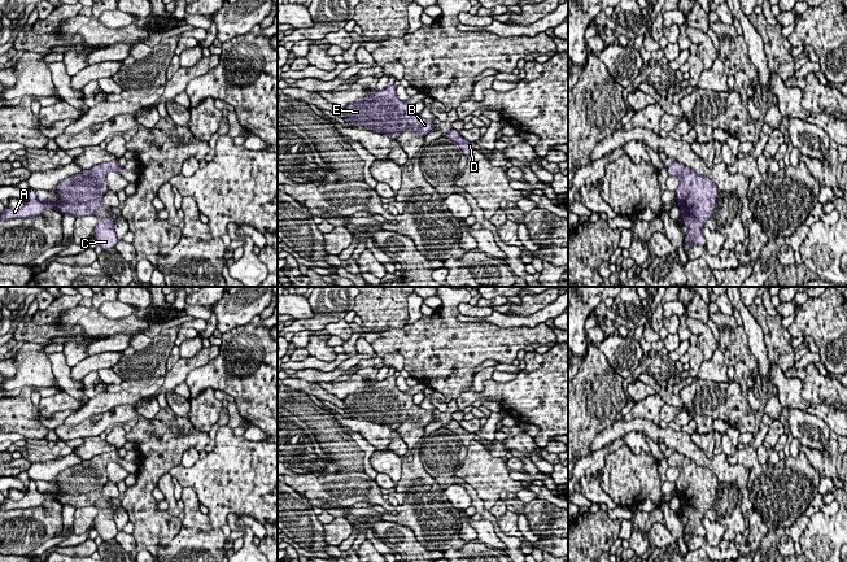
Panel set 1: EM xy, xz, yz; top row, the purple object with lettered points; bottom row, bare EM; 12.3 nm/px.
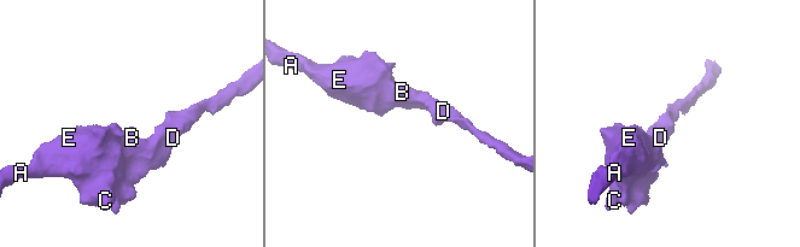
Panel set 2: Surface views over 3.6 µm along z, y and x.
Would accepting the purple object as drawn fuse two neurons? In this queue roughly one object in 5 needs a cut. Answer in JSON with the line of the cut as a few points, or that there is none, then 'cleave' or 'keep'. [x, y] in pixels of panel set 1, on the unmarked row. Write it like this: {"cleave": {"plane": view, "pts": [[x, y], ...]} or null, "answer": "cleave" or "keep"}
{"cleave": null, "answer": "keep"}

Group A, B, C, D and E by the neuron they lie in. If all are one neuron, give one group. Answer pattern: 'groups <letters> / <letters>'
groups A B C D E

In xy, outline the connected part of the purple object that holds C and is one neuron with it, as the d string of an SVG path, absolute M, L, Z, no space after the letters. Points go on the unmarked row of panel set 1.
M118 450L108 452L83 461L73 467L64 470L56 482L61 488L60 492L39 491L35 482L31 480L26 495L21 500L6 498L0 505L0 511L5 513L13 509L38 507L45 500L56 500L62 506L71 505L75 509L95 506L100 513L93 519L93 528L97 531L102 541L109 541L118 533L117 524L113 518L115 505L102 510L97 501L100 498L109 500L101 493L101 488L109 482L106 466L109 462L127 465L128 462L118 456Z

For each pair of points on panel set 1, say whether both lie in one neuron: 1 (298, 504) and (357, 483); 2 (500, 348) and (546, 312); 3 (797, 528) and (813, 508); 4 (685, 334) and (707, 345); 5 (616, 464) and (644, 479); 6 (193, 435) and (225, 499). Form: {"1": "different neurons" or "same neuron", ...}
{"1": "different neurons", "2": "different neurons", "3": "same neuron", "4": "different neurons", "5": "same neuron", "6": "different neurons"}

